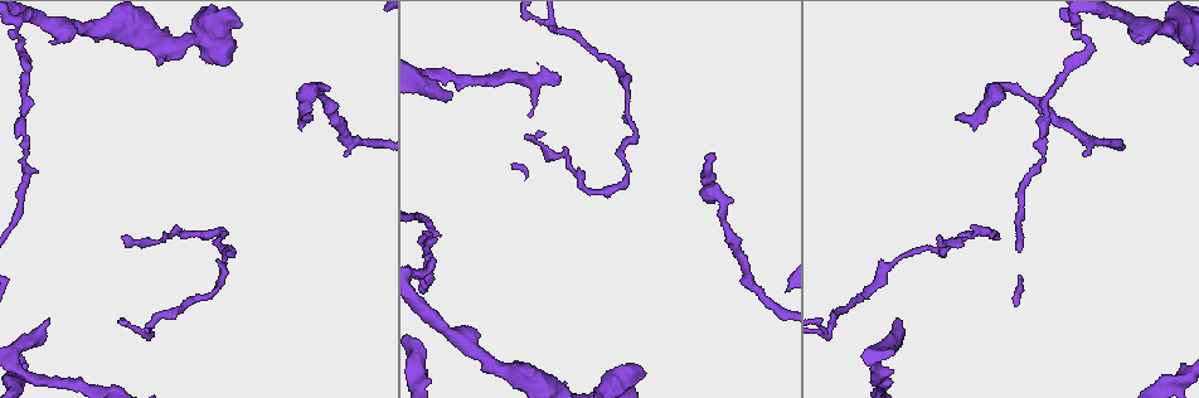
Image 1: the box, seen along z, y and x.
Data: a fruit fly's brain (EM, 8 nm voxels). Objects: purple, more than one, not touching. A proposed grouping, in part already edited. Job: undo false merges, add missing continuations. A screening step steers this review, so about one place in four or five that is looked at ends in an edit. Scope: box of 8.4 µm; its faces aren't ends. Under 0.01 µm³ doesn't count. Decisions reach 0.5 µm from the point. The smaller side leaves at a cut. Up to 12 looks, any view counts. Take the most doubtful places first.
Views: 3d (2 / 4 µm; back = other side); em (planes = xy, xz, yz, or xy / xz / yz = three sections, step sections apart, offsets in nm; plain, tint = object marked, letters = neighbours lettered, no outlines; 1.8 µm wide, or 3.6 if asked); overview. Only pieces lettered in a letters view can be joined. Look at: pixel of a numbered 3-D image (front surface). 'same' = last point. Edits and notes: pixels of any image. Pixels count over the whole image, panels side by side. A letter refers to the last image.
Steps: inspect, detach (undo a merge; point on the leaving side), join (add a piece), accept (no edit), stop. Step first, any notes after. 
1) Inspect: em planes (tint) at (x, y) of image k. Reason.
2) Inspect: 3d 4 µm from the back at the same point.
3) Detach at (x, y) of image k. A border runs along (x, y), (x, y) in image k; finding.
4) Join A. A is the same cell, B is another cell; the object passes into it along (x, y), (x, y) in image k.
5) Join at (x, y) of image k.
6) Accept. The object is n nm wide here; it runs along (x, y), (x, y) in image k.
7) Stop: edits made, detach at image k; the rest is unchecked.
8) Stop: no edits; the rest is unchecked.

Inspect: 3d 2 µm at (452, 94) of image 1. Free end.

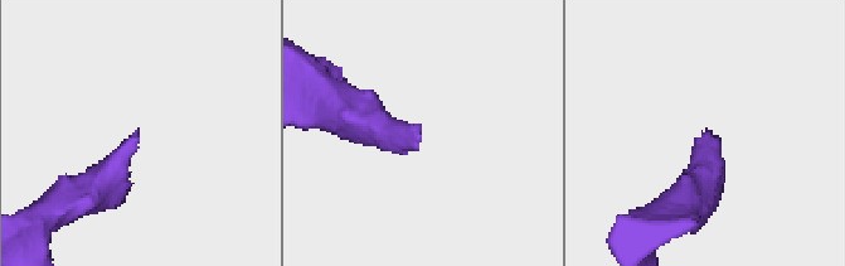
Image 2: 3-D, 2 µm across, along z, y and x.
Inspect: em planes (letters) at (708, 133) of image 2.

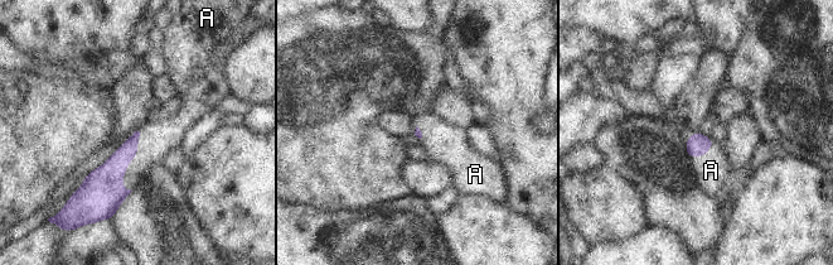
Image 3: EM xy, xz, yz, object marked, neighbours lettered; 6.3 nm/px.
Join A. A is the same cell; it goes on there.

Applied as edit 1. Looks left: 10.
Inspect: em yz step 8 (letters) at (239, 26) of image 1. Thick end.

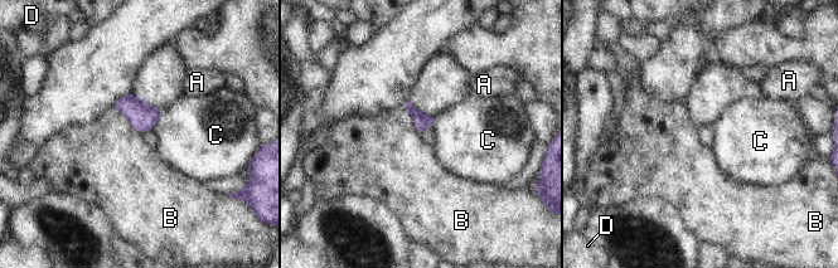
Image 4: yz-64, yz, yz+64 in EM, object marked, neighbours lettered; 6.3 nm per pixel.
Inspect: em planes (letters) at the same point. Cut it another way.

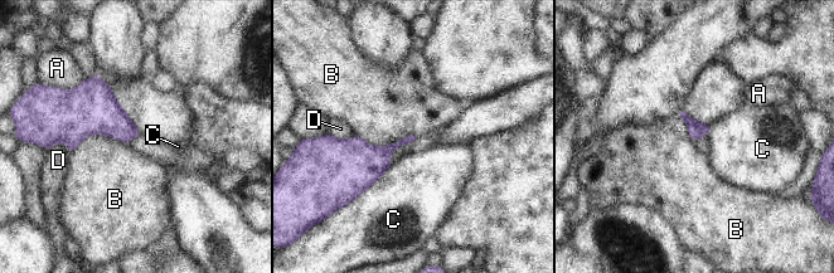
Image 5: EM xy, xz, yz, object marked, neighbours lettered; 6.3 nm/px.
Accept. A, B, C and D are other cells; a border runs along (355, 133), (374, 145), (416, 137) in image 5; no lettered piece goes on from it.

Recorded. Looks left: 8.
Inspect: em 3.6 µm planes (letters) at (552, 23) of image 1. Arms part here.

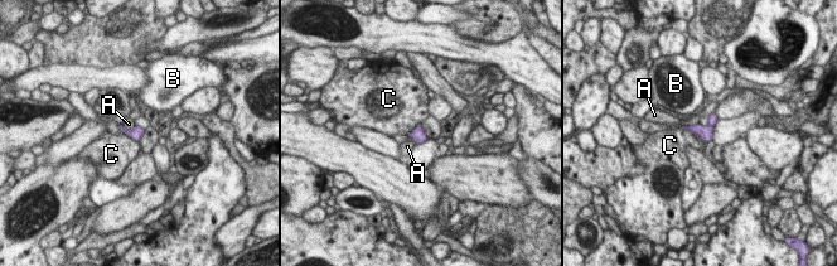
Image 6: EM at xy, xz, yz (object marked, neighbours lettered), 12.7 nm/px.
Accept. A, B and C are other cells; a border runs along (120, 130), (138, 141) in image 6; continuous, no second cell.

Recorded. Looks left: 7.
Stop: edits made, join at image 3; the rest is unchecked.

